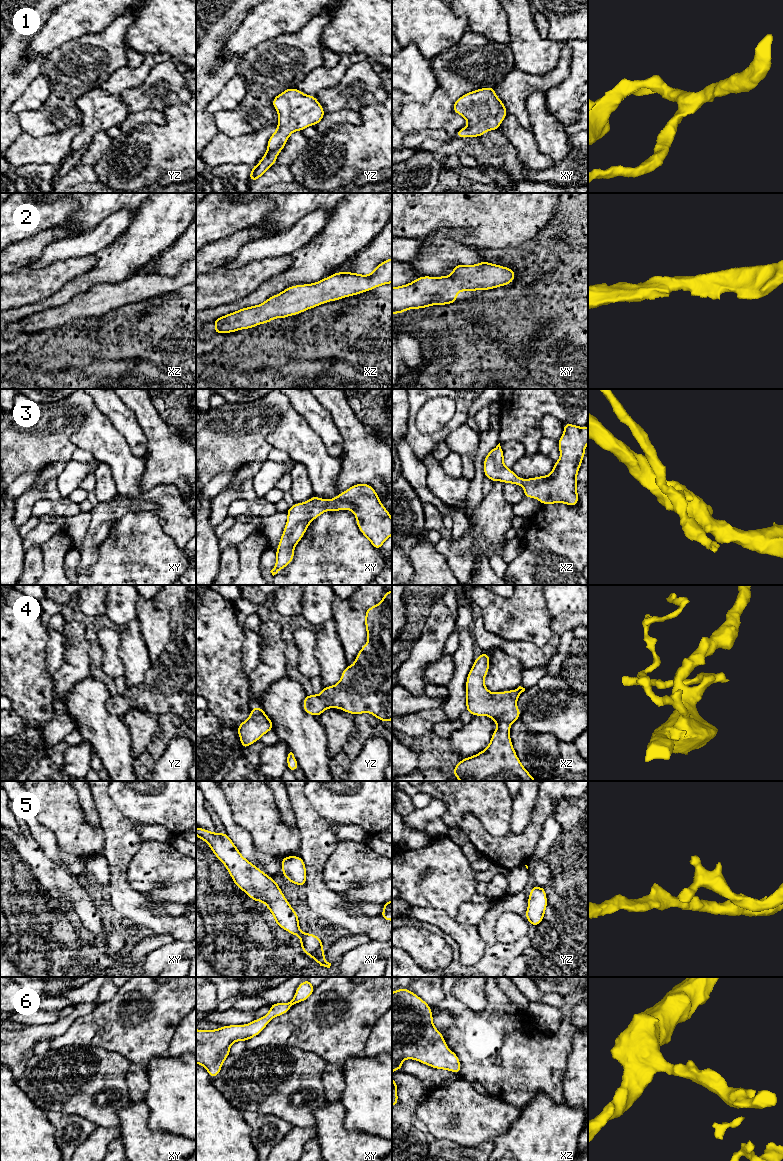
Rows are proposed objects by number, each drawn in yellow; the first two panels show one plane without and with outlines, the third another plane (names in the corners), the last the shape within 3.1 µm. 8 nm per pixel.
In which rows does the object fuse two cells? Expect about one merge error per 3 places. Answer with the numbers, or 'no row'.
no row

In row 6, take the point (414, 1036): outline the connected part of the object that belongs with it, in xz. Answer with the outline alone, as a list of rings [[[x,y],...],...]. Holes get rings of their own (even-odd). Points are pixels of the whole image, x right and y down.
[[[406,988],[392,992],[392,1073],[402,1070],[402,1061],[417,1060],[434,1069],[449,1070],[460,1074],[461,1063],[451,1051],[442,1035],[433,1024],[431,1007],[415,993]]]

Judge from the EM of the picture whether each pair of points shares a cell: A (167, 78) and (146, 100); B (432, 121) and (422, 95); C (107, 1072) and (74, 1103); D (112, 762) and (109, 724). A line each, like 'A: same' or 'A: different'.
A: same
B: different
C: same
D: same

